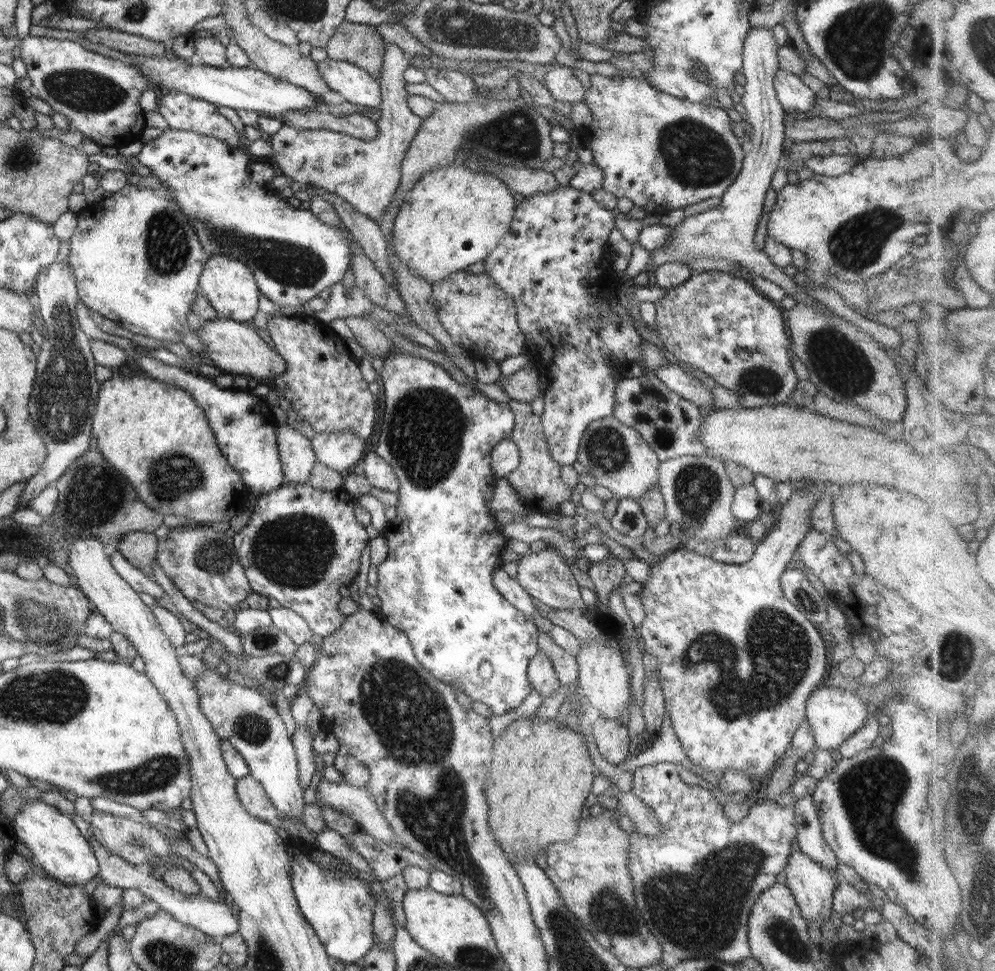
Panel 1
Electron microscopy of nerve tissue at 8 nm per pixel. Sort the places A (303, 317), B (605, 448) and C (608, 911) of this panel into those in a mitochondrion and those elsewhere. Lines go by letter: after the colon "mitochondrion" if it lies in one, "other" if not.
A: other
B: mitochondrion
C: mitochondrion

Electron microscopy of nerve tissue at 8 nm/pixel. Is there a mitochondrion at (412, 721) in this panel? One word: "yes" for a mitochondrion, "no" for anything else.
yes

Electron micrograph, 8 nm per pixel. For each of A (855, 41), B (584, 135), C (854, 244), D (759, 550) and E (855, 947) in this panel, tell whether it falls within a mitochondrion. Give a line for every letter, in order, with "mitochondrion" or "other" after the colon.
A: mitochondrion
B: other
C: mitochondrion
D: other
E: other

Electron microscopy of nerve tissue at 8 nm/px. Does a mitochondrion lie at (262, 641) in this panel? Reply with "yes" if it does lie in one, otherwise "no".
yes

